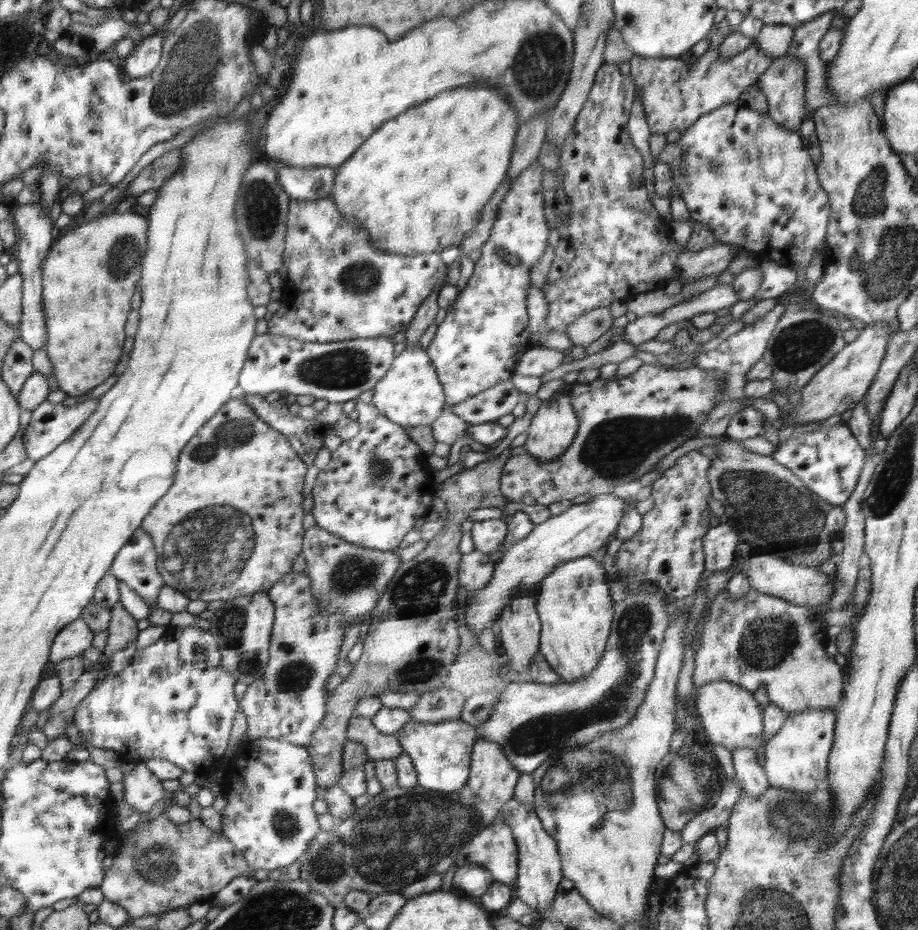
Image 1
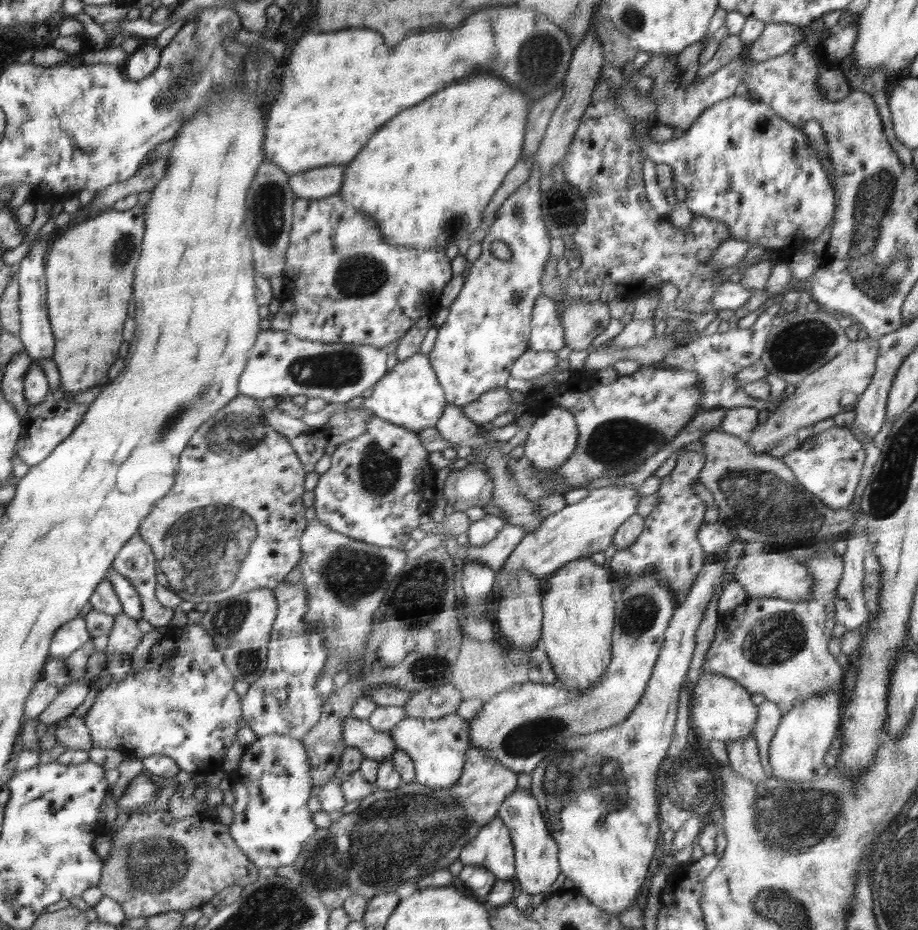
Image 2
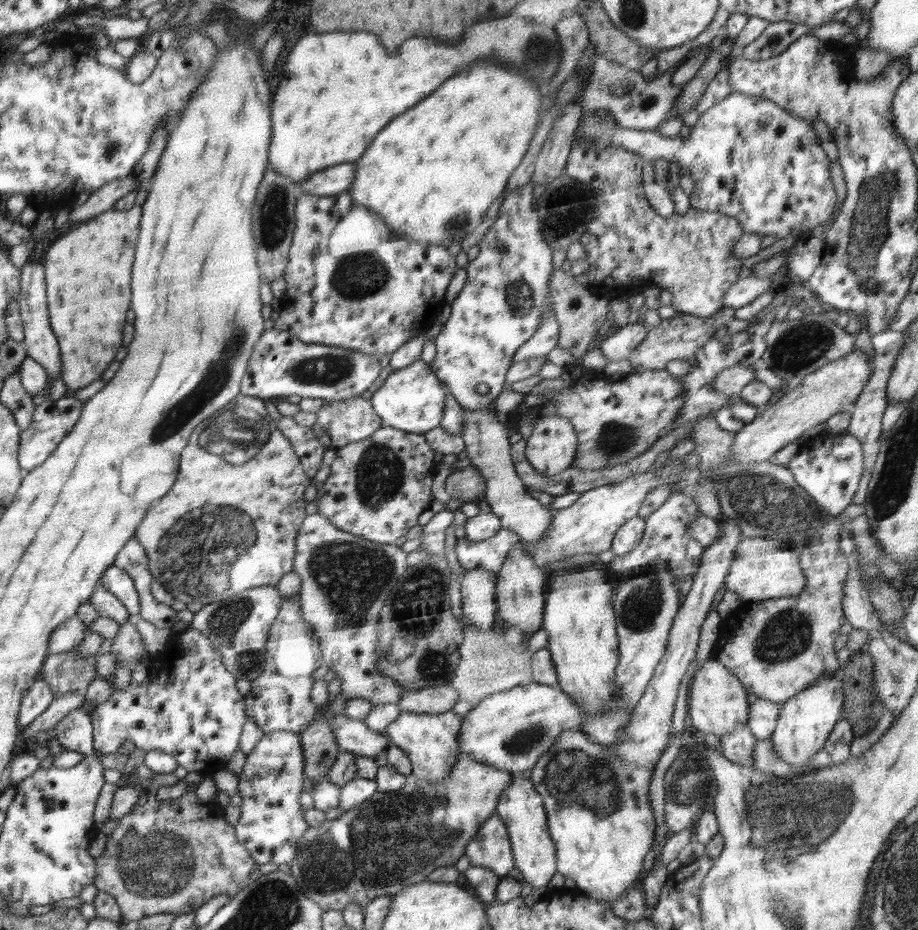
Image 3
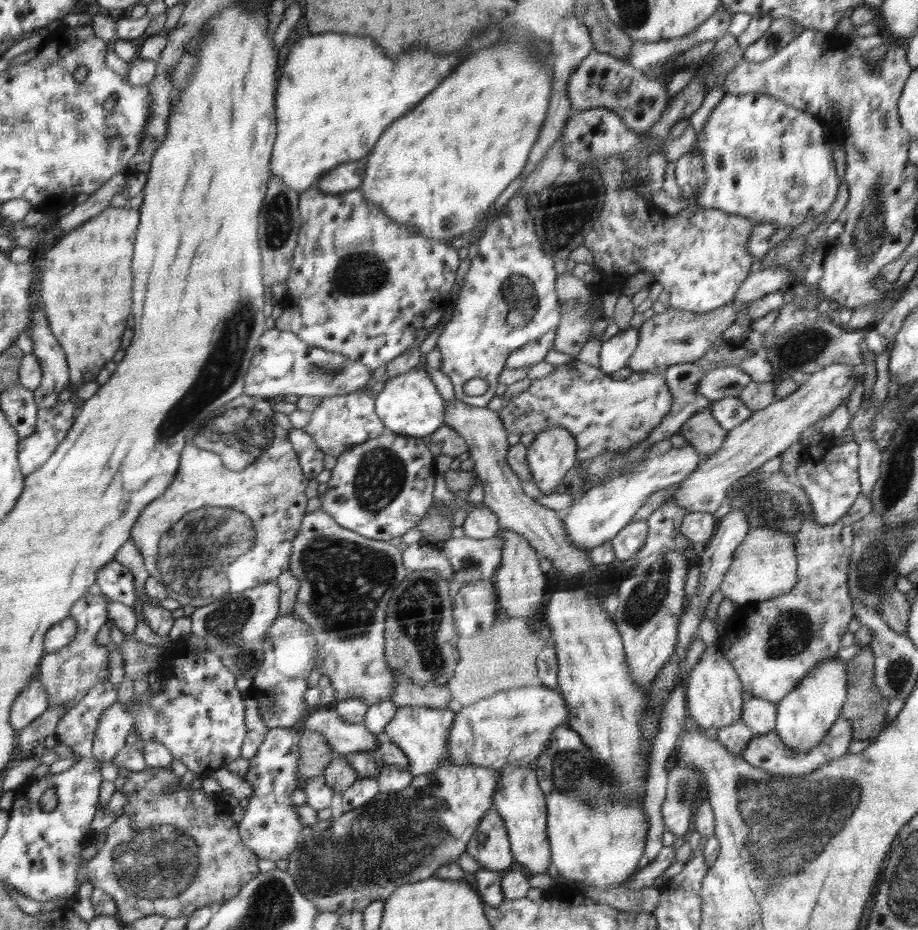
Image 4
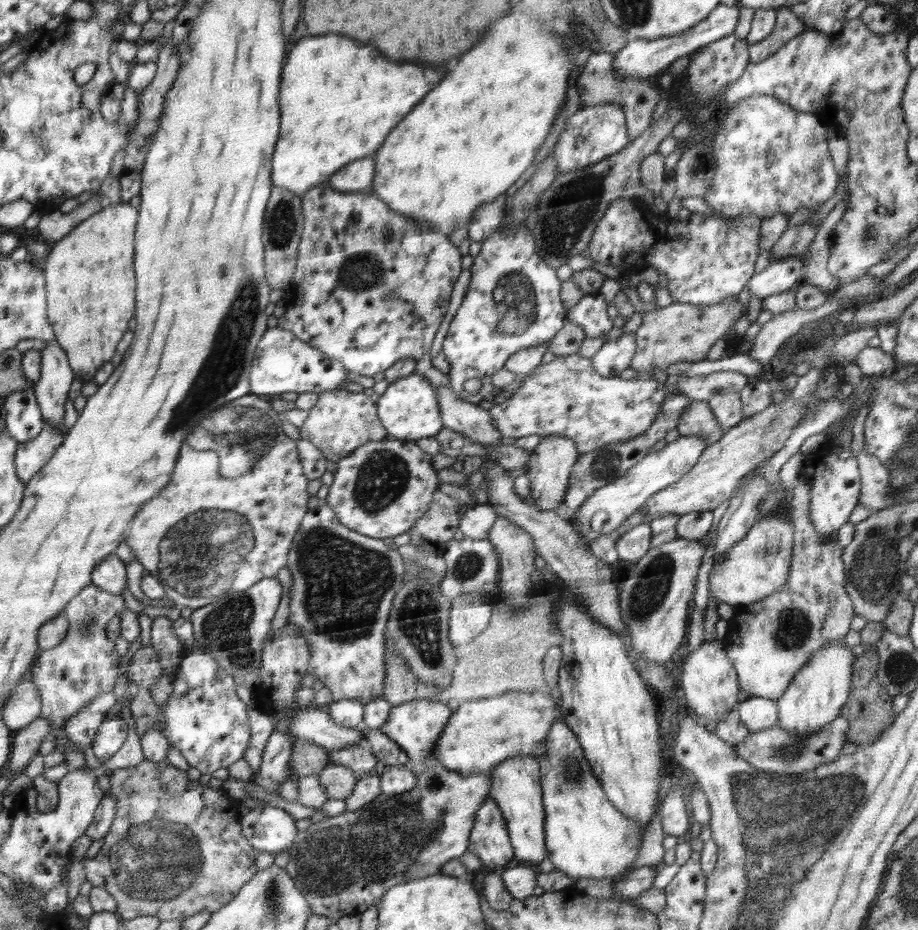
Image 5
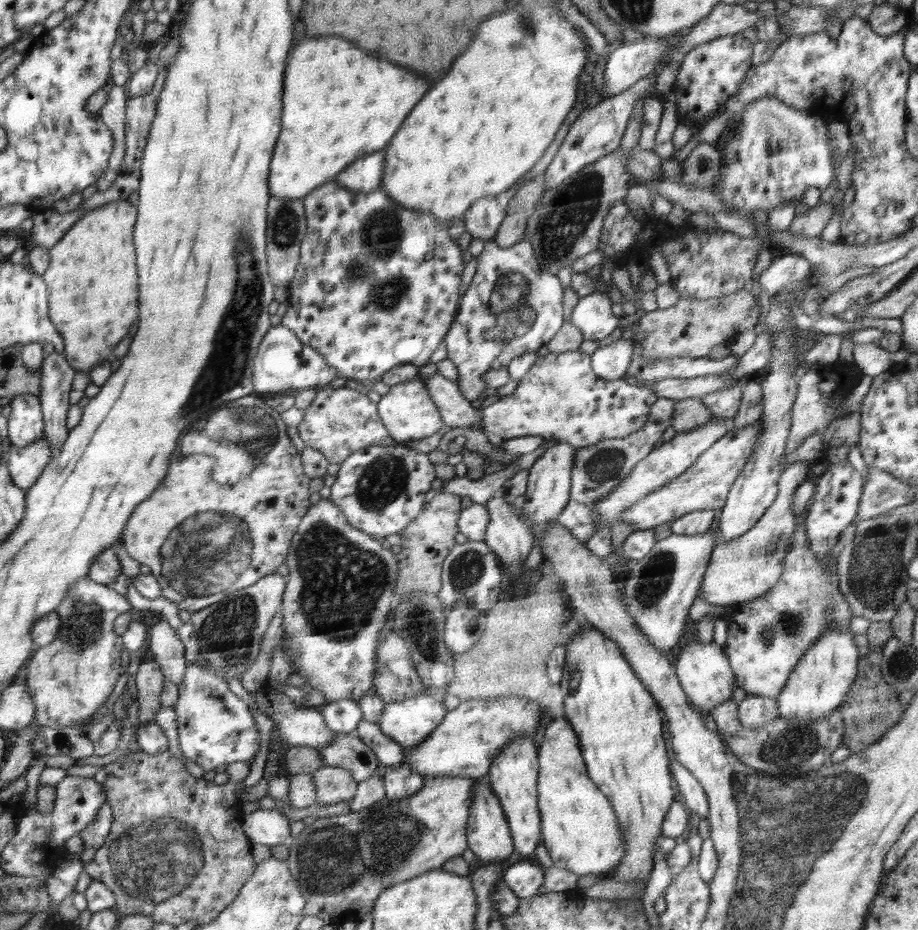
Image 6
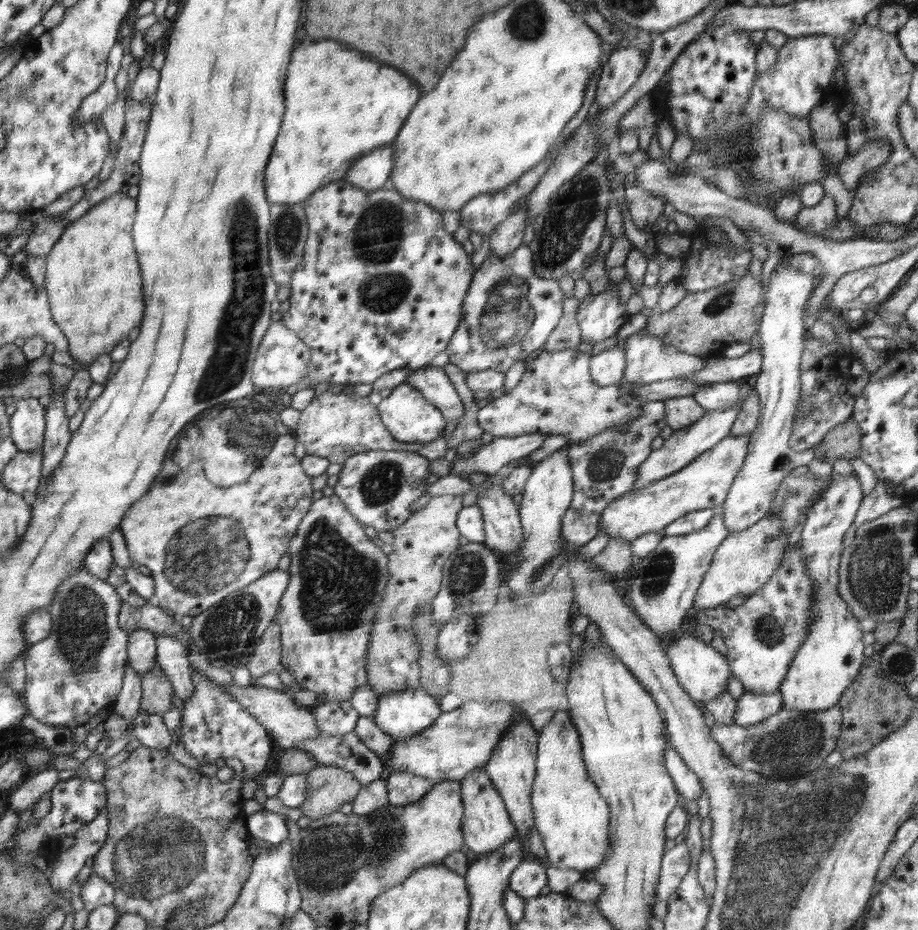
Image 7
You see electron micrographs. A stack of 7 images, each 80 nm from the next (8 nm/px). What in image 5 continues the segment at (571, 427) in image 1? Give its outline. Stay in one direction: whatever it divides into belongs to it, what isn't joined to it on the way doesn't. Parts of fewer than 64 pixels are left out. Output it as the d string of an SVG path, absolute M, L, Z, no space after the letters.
M546 435L541 441L538 448L534 448L529 454L526 475L530 481L531 494L528 500L540 510L549 511L558 508L559 504L564 502L570 485L570 472L574 472L579 452L575 442L564 435Z

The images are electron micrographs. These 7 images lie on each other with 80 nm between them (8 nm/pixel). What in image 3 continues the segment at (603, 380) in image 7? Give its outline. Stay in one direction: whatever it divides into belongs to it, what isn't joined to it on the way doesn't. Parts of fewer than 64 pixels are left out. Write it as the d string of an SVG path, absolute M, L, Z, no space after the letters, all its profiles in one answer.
M644 322L630 323L619 327L617 332L607 337L599 348L606 356L607 362L628 358L628 353L646 338L649 327Z

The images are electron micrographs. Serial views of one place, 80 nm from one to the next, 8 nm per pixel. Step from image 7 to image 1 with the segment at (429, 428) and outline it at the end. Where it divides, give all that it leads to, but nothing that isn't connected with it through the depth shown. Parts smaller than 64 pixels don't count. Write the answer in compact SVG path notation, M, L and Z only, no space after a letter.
M419 344L406 347L394 358L391 370L375 385L372 403L380 414L404 428L432 424L447 406L446 392L431 357Z

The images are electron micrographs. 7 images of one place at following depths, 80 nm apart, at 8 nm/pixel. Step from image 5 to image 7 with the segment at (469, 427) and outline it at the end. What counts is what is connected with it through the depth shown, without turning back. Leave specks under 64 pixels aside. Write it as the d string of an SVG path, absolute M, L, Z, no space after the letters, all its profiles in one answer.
M432 366L411 371L404 383L416 387L428 402L435 403L448 424L454 420L459 422L465 416L465 406L458 388L441 368Z

